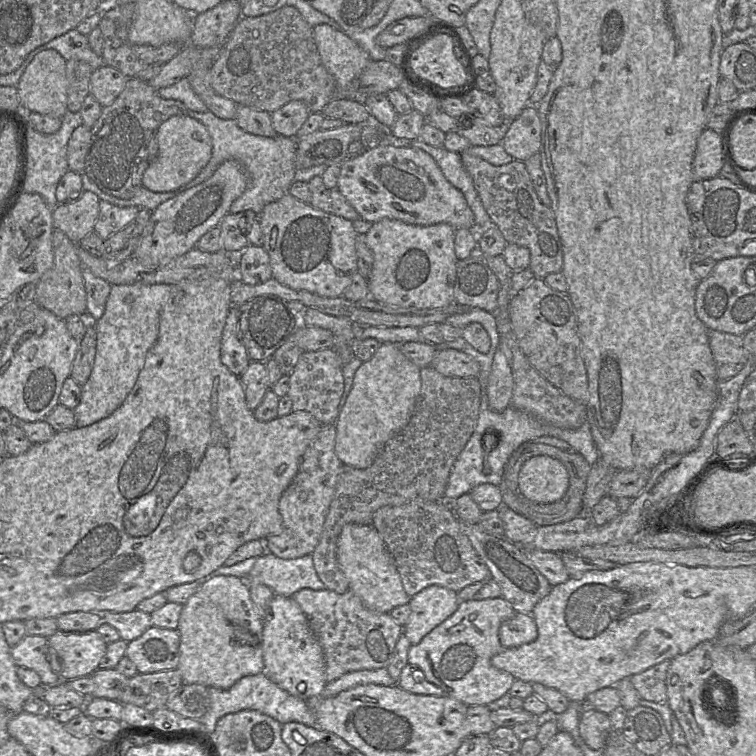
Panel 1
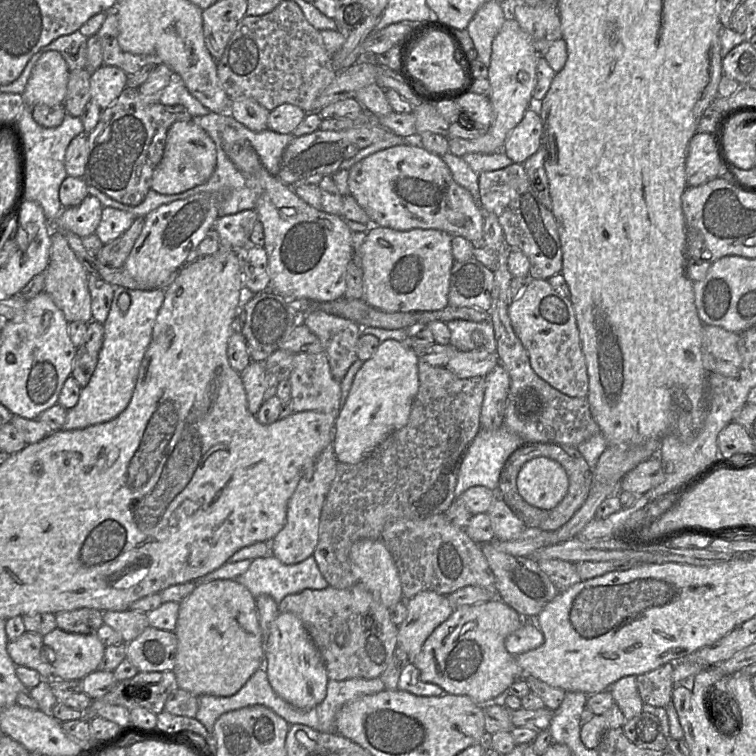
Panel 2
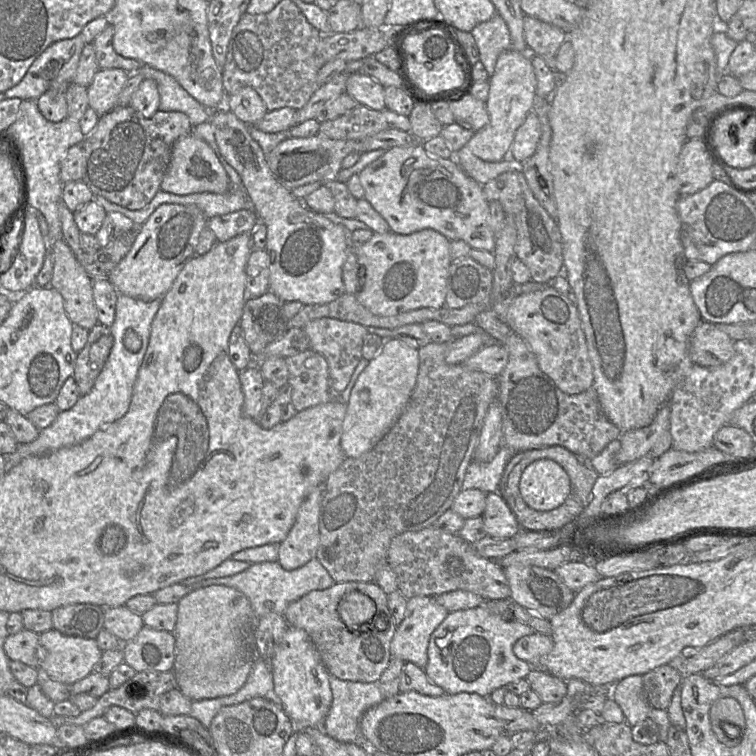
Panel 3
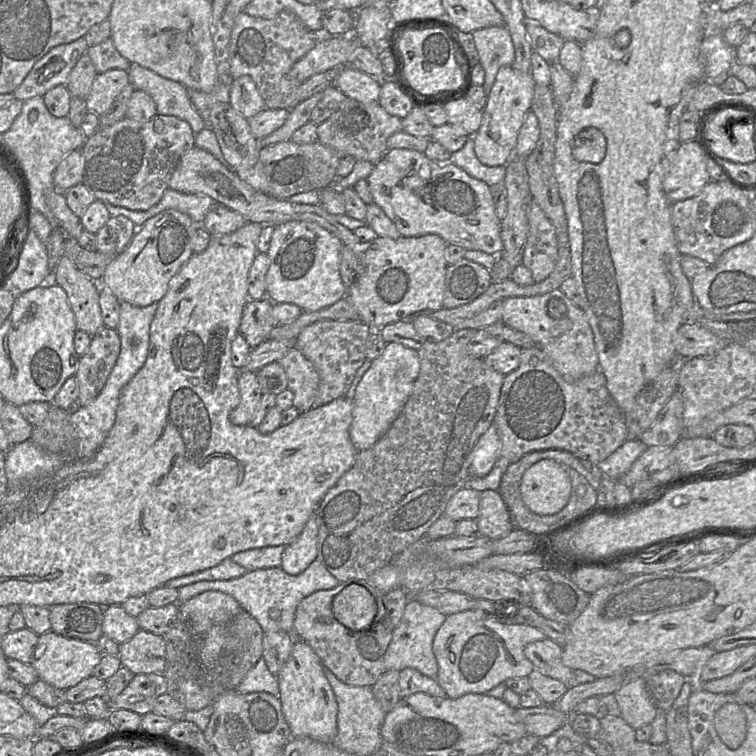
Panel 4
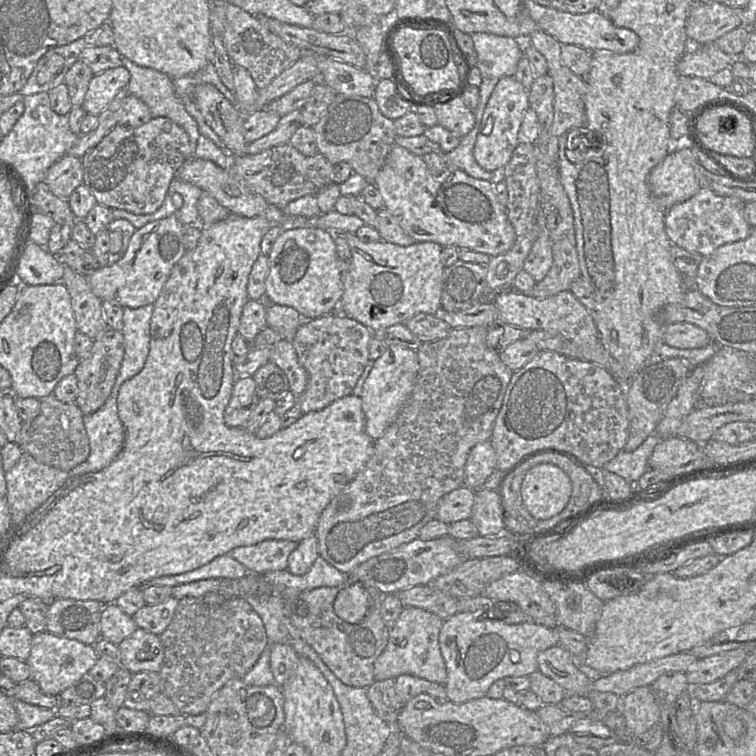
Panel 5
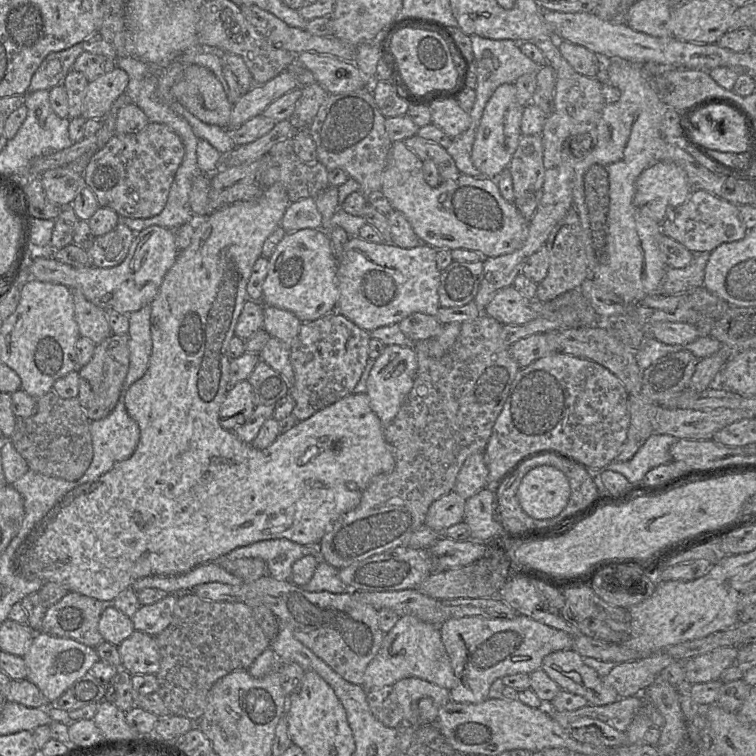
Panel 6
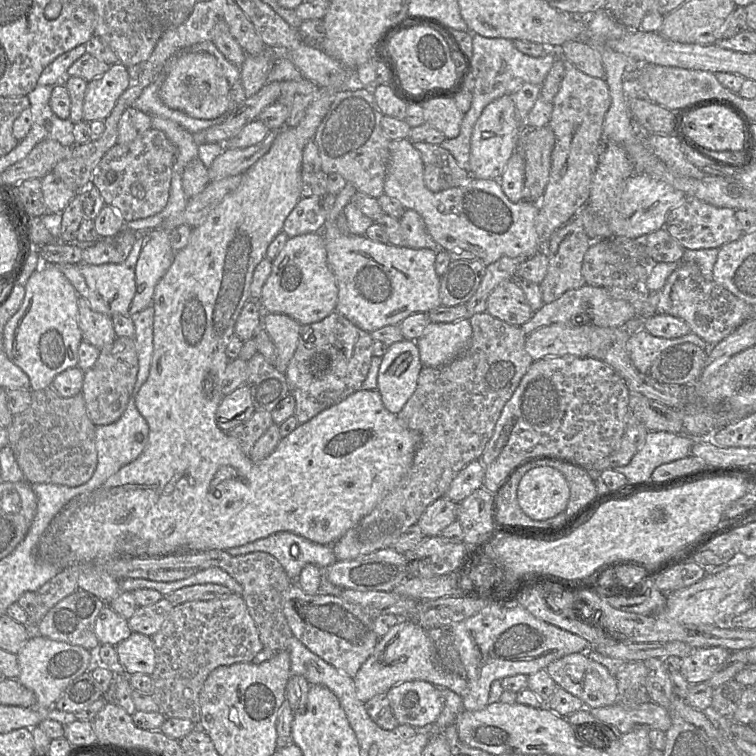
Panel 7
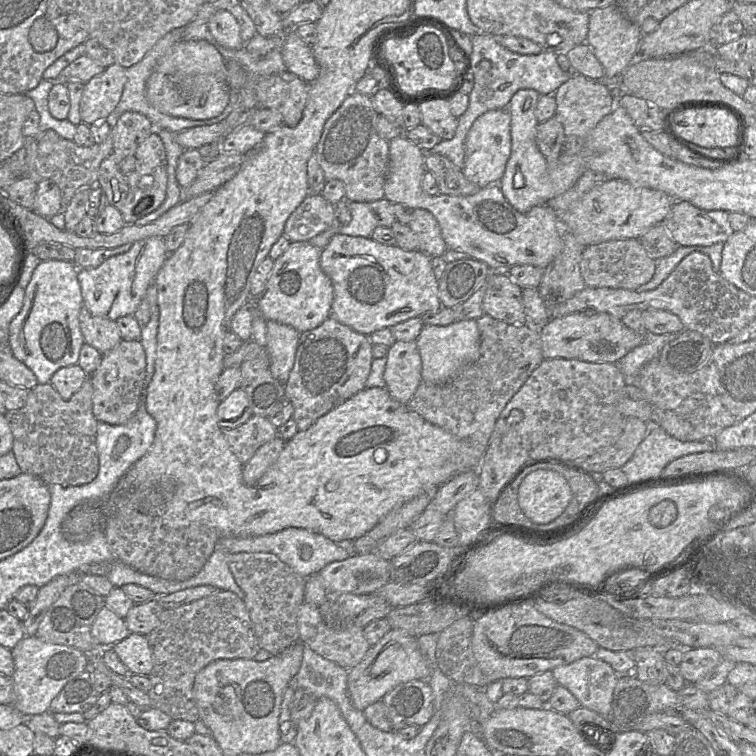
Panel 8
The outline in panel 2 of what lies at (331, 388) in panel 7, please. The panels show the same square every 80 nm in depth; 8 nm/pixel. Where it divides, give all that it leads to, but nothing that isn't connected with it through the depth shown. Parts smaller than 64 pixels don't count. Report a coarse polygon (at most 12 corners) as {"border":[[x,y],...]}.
{"border":[[319,308],[304,324],[319,338],[341,382],[358,359],[362,327]]}

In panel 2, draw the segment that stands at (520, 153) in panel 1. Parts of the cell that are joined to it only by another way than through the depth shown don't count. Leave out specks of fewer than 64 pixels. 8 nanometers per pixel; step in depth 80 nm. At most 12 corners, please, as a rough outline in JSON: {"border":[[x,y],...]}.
{"border":[[534,102],[502,151],[523,164],[541,147],[543,123]]}

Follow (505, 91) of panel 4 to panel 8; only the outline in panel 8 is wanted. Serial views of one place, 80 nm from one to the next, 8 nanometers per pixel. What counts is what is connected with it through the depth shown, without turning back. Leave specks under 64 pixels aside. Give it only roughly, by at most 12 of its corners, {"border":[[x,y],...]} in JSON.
{"border":[[491,110],[466,137],[464,176],[498,184],[510,158],[511,116]]}

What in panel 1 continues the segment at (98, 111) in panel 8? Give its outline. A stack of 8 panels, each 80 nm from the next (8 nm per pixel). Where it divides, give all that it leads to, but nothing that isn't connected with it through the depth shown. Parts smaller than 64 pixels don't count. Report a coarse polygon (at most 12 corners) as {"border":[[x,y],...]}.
{"border":[[102,65],[93,70],[90,93],[108,106],[123,91],[128,77]]}

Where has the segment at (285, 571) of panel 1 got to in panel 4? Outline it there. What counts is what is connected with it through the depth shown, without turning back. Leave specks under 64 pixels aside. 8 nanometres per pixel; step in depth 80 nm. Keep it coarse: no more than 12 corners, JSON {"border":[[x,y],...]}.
{"border":[[319,559],[298,575],[262,568],[178,588],[234,597],[264,633],[297,639],[300,601],[340,582]]}

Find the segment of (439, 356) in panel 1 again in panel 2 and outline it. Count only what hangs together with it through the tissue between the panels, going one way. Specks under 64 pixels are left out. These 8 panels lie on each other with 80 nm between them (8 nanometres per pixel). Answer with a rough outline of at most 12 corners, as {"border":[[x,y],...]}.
{"border":[[457,350],[446,368],[459,378],[485,377],[496,352]]}

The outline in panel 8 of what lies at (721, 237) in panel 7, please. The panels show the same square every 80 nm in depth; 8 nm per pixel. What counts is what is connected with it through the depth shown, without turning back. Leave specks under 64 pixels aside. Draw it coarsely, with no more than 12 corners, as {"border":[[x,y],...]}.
{"border":[[676,200],[662,224],[679,246],[725,243],[723,210]]}

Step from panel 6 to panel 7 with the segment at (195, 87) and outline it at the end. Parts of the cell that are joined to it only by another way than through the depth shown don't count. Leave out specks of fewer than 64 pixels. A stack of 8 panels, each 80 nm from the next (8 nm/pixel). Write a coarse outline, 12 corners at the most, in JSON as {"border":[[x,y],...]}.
{"border":[[213,55],[170,58],[159,96],[212,120],[229,112],[230,85]]}

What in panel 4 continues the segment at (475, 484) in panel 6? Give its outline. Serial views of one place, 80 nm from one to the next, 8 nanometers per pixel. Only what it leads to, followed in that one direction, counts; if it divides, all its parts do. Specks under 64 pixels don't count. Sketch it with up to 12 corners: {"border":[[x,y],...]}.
{"border":[[493,423],[472,451],[470,476],[486,476],[501,453]]}

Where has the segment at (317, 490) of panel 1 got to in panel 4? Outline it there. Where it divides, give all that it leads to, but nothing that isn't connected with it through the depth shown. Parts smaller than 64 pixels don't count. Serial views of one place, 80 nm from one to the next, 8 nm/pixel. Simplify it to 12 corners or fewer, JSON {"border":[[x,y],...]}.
{"border":[[313,515],[285,547],[281,568],[305,571],[317,557],[318,524]]}

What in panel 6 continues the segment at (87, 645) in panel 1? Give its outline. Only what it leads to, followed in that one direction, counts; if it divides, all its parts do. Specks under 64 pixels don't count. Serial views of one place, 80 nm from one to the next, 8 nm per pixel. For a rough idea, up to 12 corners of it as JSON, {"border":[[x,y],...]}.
{"border":[[45,632],[22,658],[49,702],[99,660],[95,648]]}

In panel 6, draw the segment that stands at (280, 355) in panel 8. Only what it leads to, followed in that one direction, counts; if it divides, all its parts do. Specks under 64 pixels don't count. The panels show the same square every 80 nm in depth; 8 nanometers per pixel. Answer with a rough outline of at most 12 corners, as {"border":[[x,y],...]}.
{"border":[[264,306],[263,329],[291,347],[302,323],[291,311]]}

